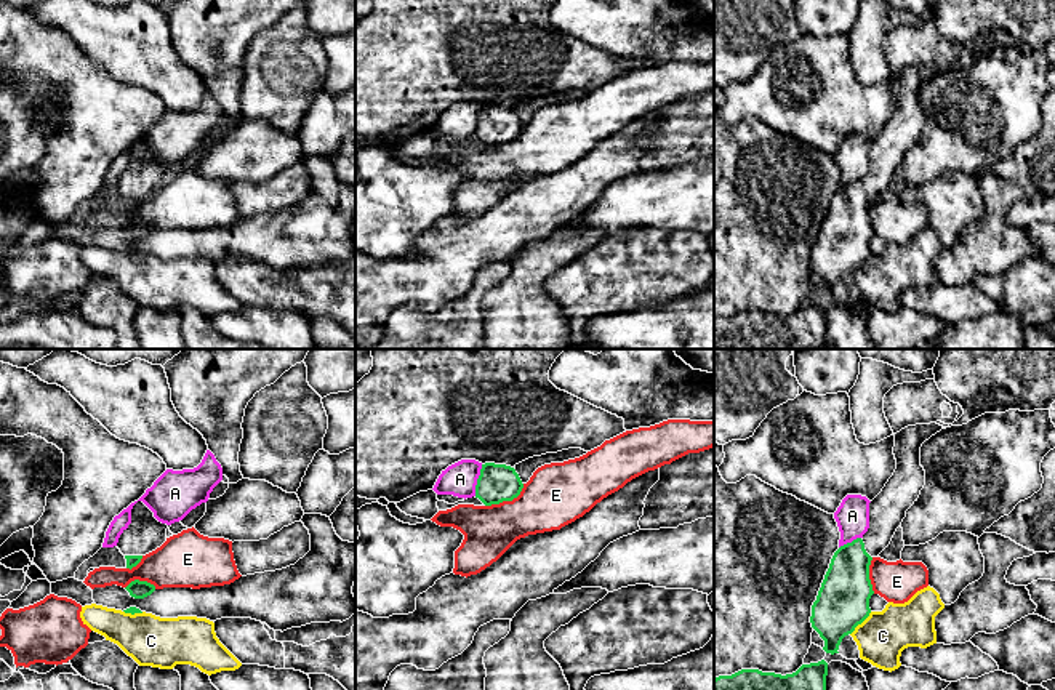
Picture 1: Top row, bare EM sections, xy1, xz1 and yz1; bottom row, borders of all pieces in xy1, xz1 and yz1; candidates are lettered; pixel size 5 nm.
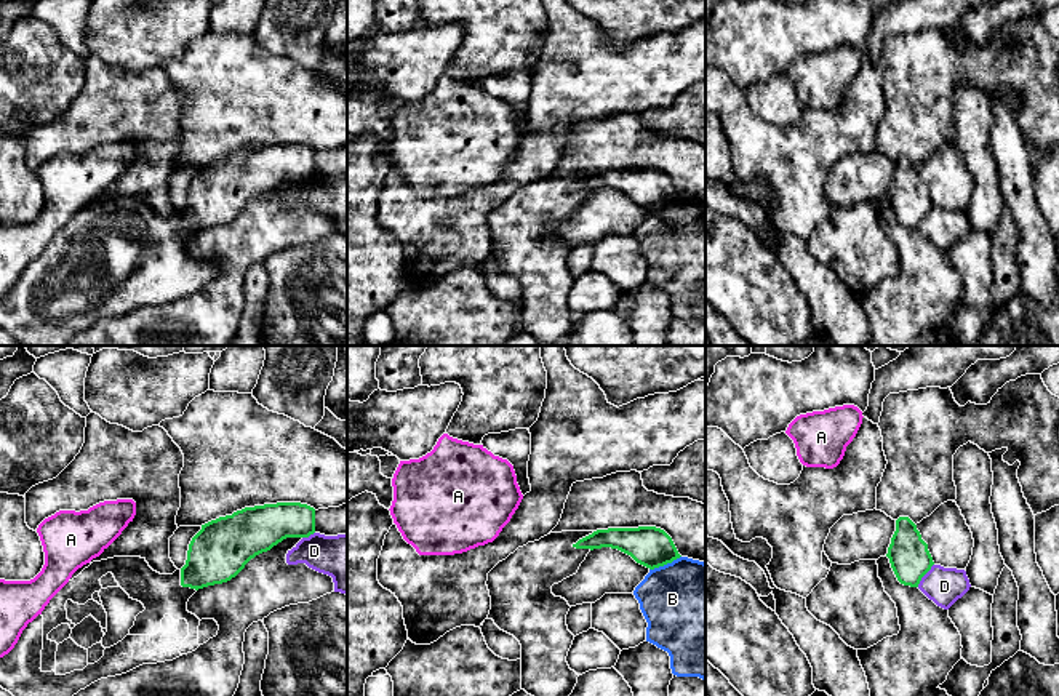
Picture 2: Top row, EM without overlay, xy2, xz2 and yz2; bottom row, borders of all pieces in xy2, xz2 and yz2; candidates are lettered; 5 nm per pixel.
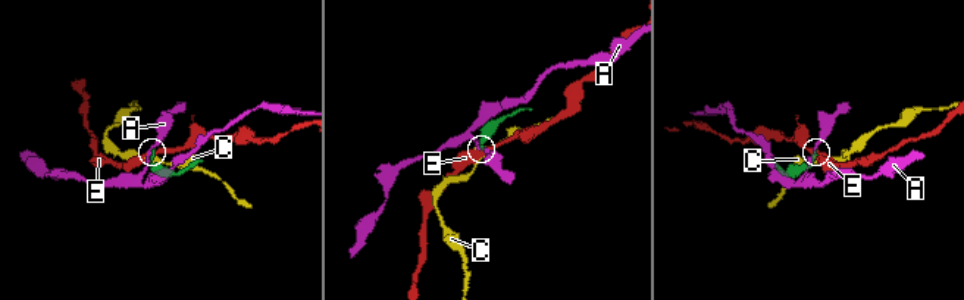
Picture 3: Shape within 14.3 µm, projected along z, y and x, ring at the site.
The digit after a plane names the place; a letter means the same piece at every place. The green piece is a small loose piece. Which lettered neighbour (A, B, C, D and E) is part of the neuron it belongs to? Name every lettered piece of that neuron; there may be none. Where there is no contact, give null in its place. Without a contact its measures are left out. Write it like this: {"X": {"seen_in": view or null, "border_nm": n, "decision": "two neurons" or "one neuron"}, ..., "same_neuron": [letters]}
{"A": {"seen_in": "xz1", "border_nm": 170, "decision": "two neurons"}, "B": {"seen_in": "xz2", "border_nm": 180, "decision": "two neurons"}, "C": {"seen_in": "yz1", "border_nm": 160, "decision": "two neurons"}, "D": {"seen_in": "yz2", "border_nm": 150, "decision": "two neurons"}, "E": {"seen_in": "xz1", "border_nm": 240, "decision": "two neurons"}, "same_neuron": []}

